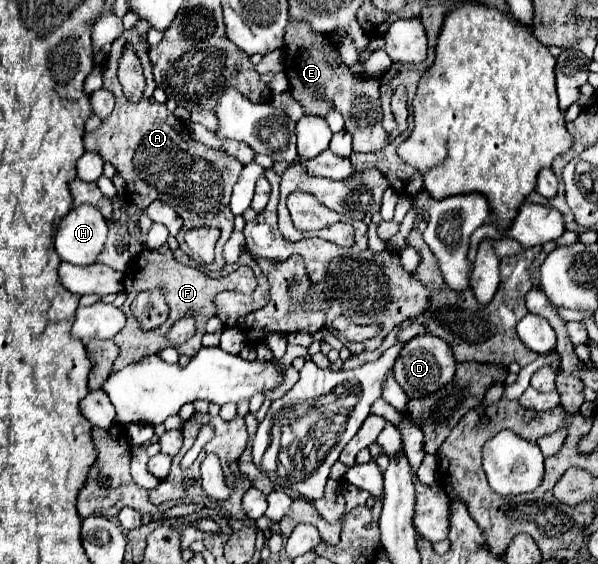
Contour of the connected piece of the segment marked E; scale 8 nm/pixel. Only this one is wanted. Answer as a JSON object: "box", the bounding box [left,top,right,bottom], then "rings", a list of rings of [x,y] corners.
{"box":[284,20,392,152],"rings":[[[290,20],[284,36],[286,46],[286,76],[290,82],[290,94],[294,100],[298,100],[306,114],[324,116],[332,106],[336,106],[344,120],[346,130],[354,138],[354,152],[378,152],[388,144],[392,138],[382,128],[382,110],[378,100],[378,80],[360,78],[348,72],[348,66],[338,64],[336,46],[330,42],[328,36],[316,36],[308,28],[308,24],[296,24],[296,20]]]}

